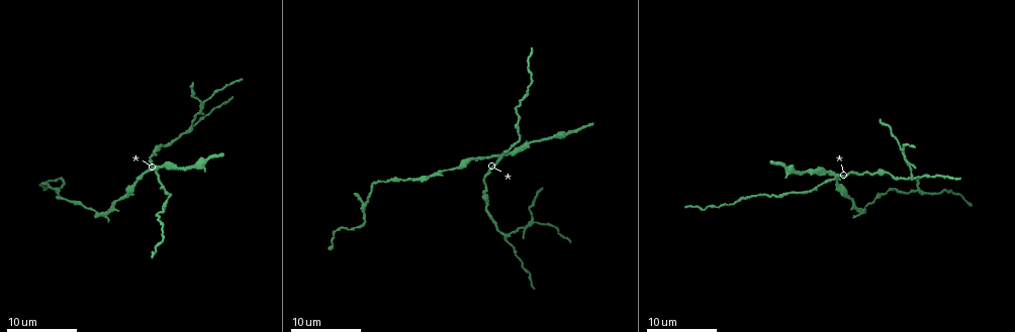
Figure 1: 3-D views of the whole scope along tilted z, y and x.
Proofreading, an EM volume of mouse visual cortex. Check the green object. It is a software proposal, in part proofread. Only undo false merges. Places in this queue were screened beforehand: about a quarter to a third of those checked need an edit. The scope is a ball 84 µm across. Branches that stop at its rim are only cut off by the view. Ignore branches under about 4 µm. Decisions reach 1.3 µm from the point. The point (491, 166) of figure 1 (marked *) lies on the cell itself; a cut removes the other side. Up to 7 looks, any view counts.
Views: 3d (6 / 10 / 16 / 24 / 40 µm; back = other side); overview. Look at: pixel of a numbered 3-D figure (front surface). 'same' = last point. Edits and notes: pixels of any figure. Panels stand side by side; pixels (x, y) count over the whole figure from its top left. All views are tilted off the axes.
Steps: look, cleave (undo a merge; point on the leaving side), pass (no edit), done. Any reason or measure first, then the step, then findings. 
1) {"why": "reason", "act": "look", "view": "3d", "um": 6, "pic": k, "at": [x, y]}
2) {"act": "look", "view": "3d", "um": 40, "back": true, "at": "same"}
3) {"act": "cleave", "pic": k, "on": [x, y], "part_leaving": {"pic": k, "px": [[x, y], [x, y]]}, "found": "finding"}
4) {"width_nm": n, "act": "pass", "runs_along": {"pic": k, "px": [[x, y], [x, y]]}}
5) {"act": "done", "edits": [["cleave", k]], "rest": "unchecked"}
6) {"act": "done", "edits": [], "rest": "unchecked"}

{"why": "three arms meet", "act": "look", "view": "3d", "um": 10, "pic": 1, "at": [151, 169]}

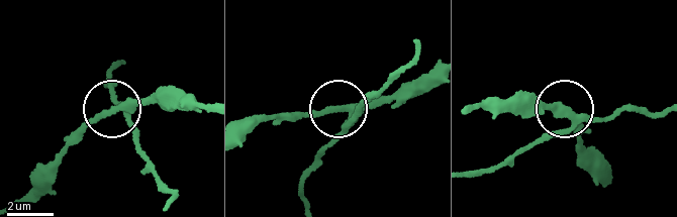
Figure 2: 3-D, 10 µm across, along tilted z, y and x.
{"side_arm_um": 16, "act": "cleave", "pic": 2, "on": [95, 117], "part_leaving": {"pic": 2, "px": [[126, 108], [101, 114], [56, 170], [15, 203]]}, "found": "a second cell is stuck on"}

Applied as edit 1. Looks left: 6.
{"why": "see it whole again", "act": "look", "view": "overview"}

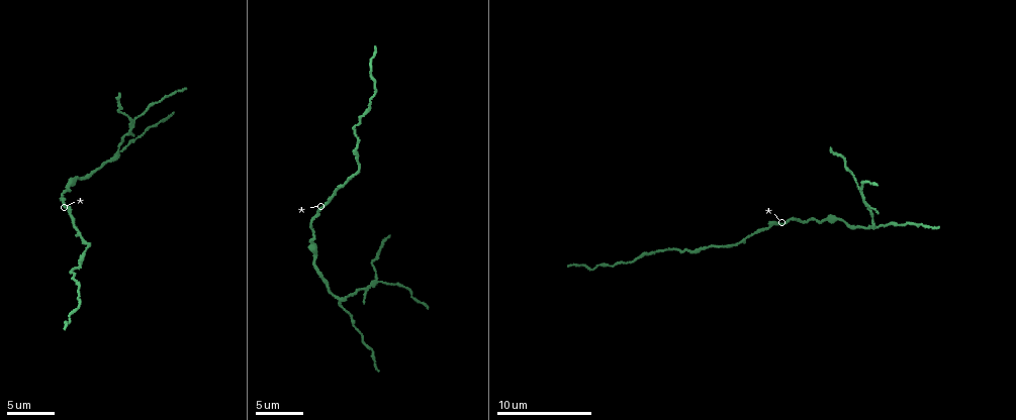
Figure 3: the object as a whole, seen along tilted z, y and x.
{"why": "two arms in line, one across", "act": "look", "view": "3d", "um": 10, "pic": 3, "at": [114, 157]}

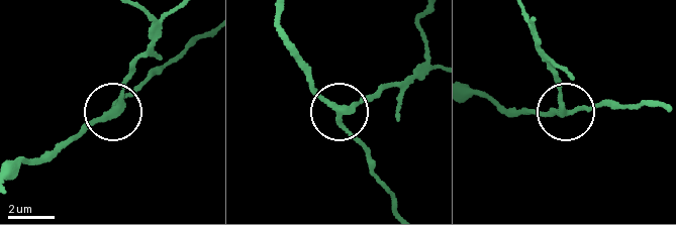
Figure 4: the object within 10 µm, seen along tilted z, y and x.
{"why": "closer look", "act": "look", "view": "3d", "um": 6, "pic": 4, "at": [344, 112]}

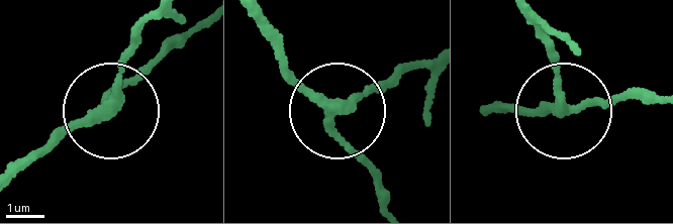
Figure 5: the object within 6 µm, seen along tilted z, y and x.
{"arms": 3, "act": "pass", "runs_along": {"pic": 5, "px": [[15, 163], [100, 117], [176, 38]]}, "found": "all the same cell"}

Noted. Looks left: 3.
{"why": "arms part here", "act": "look", "view": "3d", "um": 10, "pic": 3, "at": [133, 121]}

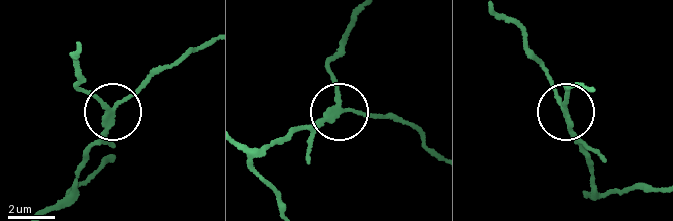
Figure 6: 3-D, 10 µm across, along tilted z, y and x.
{"act": "look", "view": "3d", "um": 10, "back": true, "pic": 6, "at": [111, 109]}

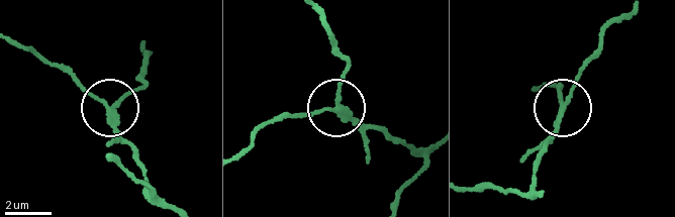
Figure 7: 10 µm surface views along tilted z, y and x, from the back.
{"act": "cleave", "pic": 7, "on": [118, 101], "part_leaving": {"pic": 7, "px": [[115, 123], [121, 99], [143, 71], [149, 55], [141, 43]]}, "found": "two cells meet here"}

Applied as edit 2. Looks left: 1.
{"act": "done", "edits": [["cleave", 2], ["cleave", 7]], "rest": "unchecked"}

